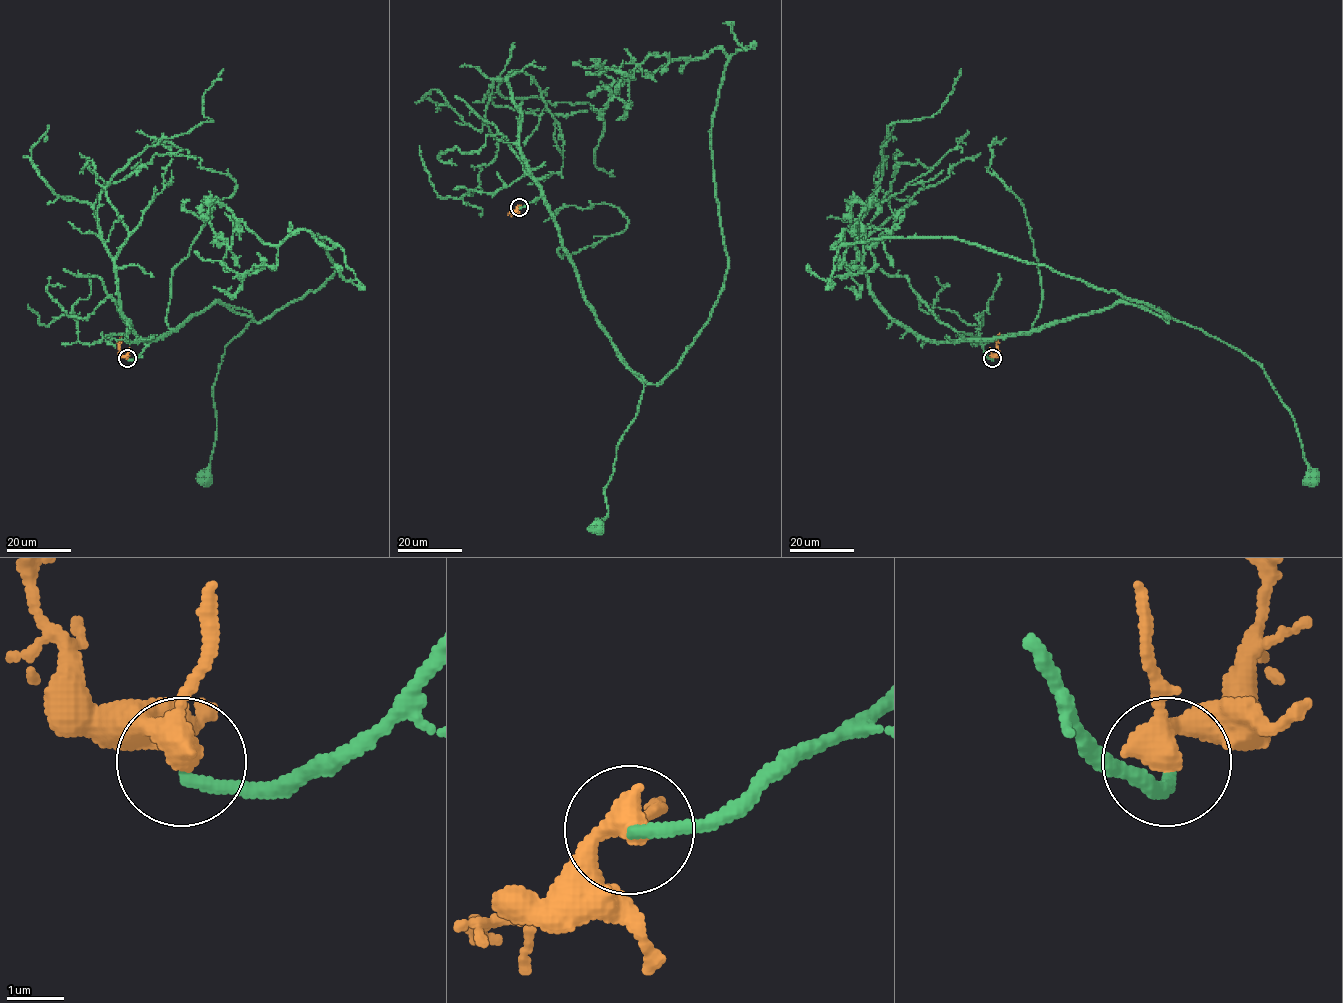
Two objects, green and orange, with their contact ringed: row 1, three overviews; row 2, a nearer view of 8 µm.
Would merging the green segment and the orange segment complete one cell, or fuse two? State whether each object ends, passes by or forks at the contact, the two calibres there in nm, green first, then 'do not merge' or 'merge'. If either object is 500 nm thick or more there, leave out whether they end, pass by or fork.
green ends; orange passes by; calibres 220 and 400 nm; do not merge

